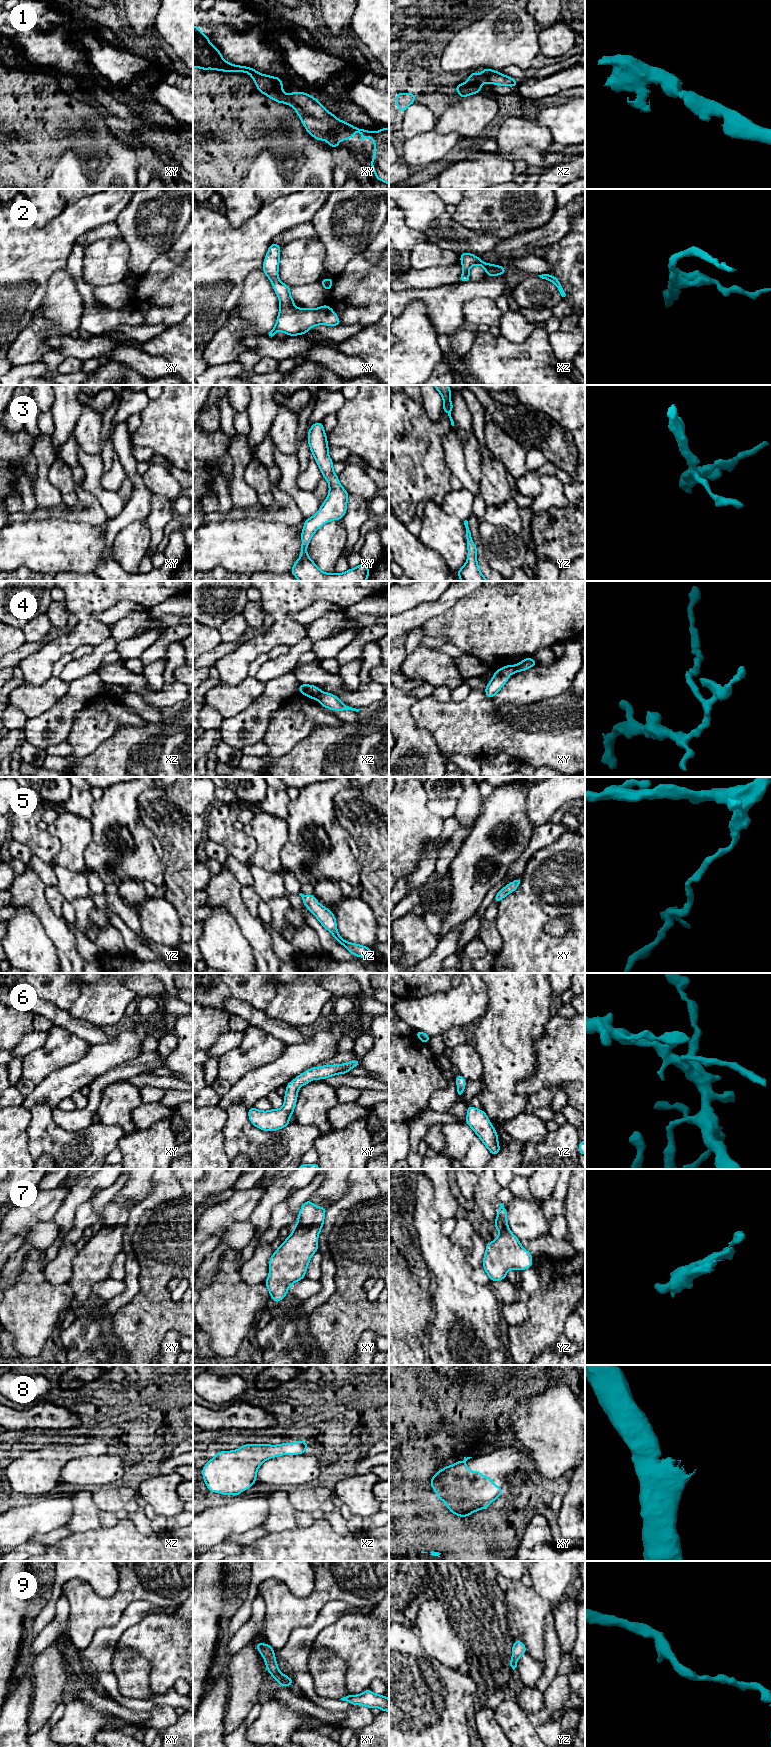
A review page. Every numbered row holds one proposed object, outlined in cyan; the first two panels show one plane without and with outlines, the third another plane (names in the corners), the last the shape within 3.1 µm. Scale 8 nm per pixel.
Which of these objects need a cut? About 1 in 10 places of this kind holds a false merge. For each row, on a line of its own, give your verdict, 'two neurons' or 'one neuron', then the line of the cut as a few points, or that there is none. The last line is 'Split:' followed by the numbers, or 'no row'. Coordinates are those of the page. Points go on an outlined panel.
1: one neuron; no cut
2: one neuron; no cut
3: one neuron; no cut
4: two neurons; cut in xz along (321, 692), (316, 698)
5: one neuron; no cut
6: one neuron; no cut
7: one neuron; no cut
8: one neuron; no cut
9: one neuron; no cut
Split: 4

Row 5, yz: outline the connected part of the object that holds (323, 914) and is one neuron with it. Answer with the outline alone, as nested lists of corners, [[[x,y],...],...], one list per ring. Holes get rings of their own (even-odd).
[[[313,894],[304,895],[302,897],[304,905],[309,911],[319,920],[324,928],[326,928],[336,939],[336,941],[343,945],[351,954],[361,958],[368,958],[372,955],[372,949],[362,946],[360,944],[350,943],[341,938],[337,931],[337,924],[335,915],[327,908],[322,906],[314,897]]]

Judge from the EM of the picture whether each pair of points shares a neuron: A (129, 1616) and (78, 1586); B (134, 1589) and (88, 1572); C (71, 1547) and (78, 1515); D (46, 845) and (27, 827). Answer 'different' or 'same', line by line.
A: different
B: different
C: different
D: same

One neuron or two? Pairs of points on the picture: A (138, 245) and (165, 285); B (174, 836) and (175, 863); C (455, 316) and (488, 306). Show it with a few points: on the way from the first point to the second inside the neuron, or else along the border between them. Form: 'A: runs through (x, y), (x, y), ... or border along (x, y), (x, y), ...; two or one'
A: border along (167, 251), (160, 254), (137, 278); two
B: runs through (175, 843), (175, 856); one
C: border along (479, 297), (469, 299), (464, 304), (462, 323); two

